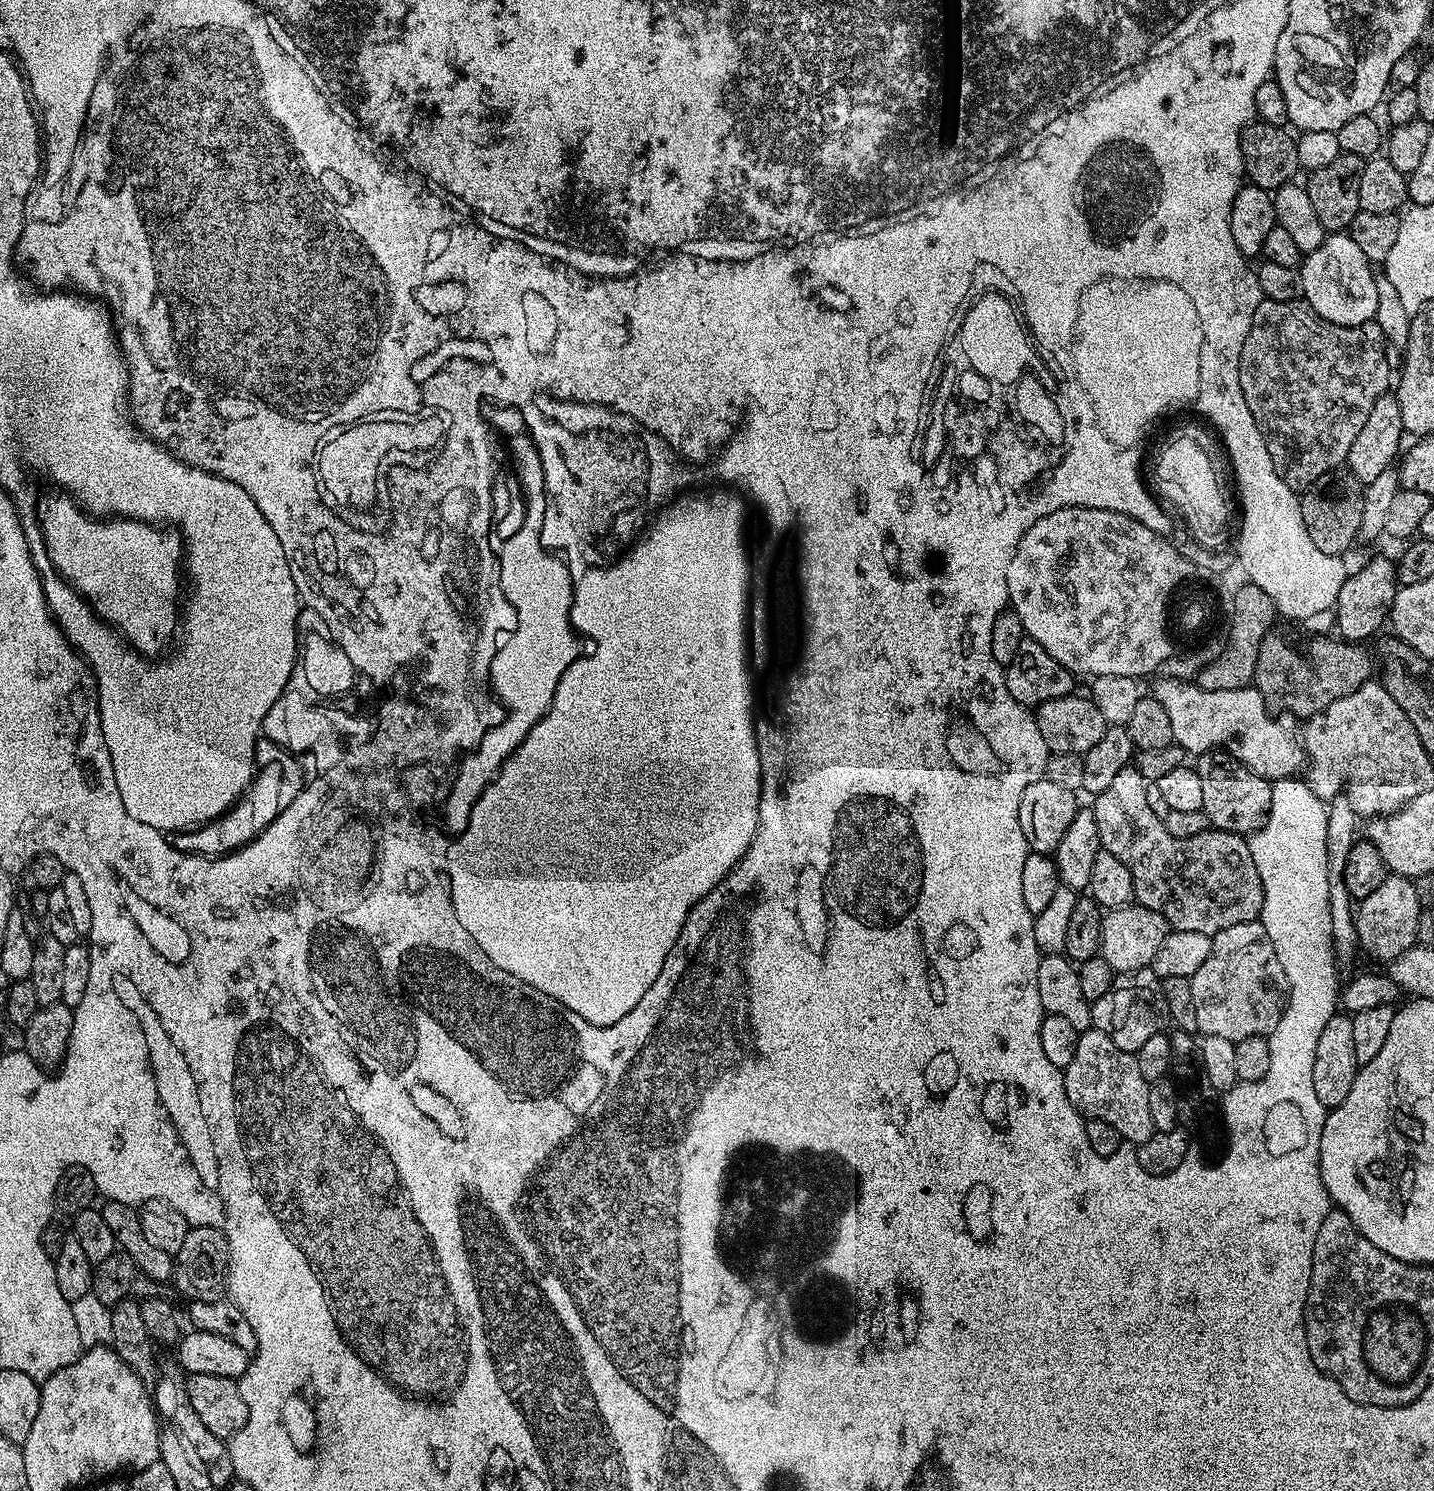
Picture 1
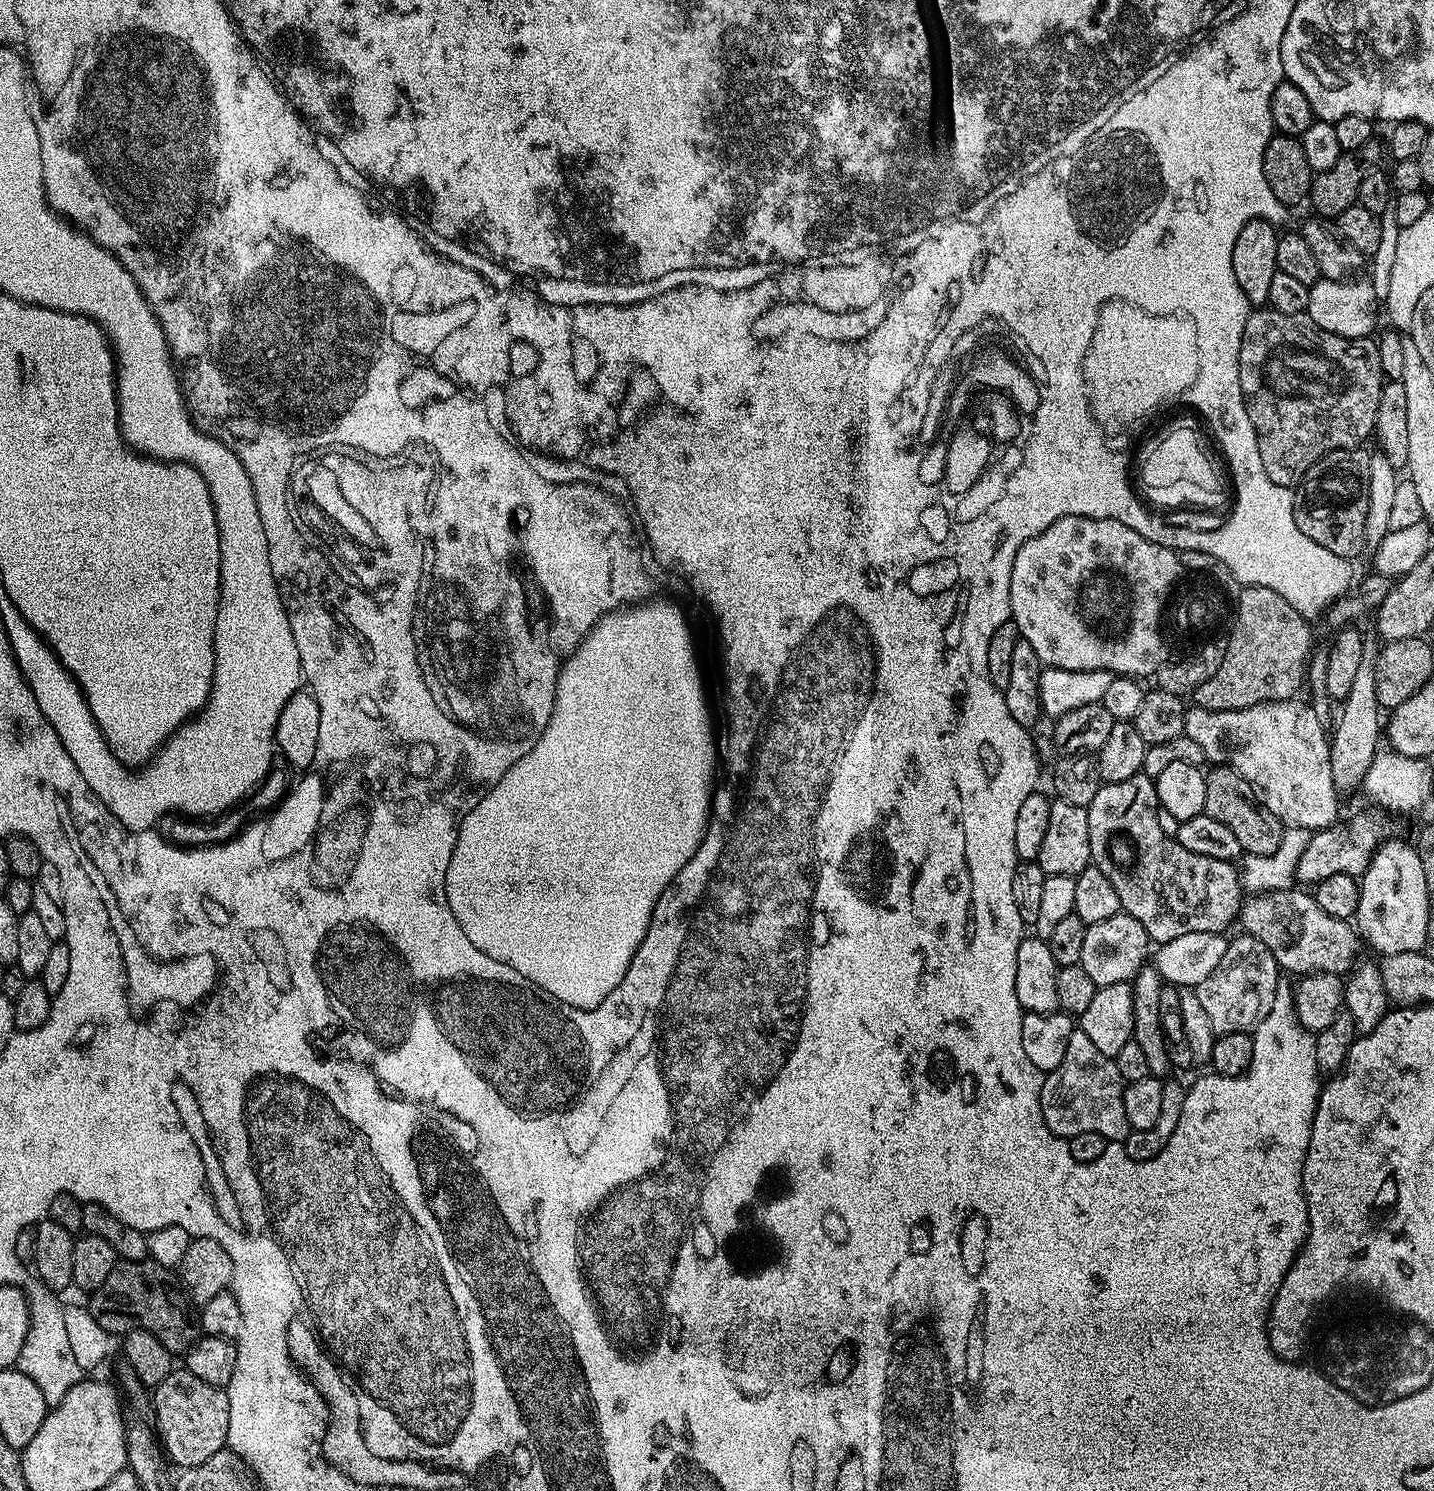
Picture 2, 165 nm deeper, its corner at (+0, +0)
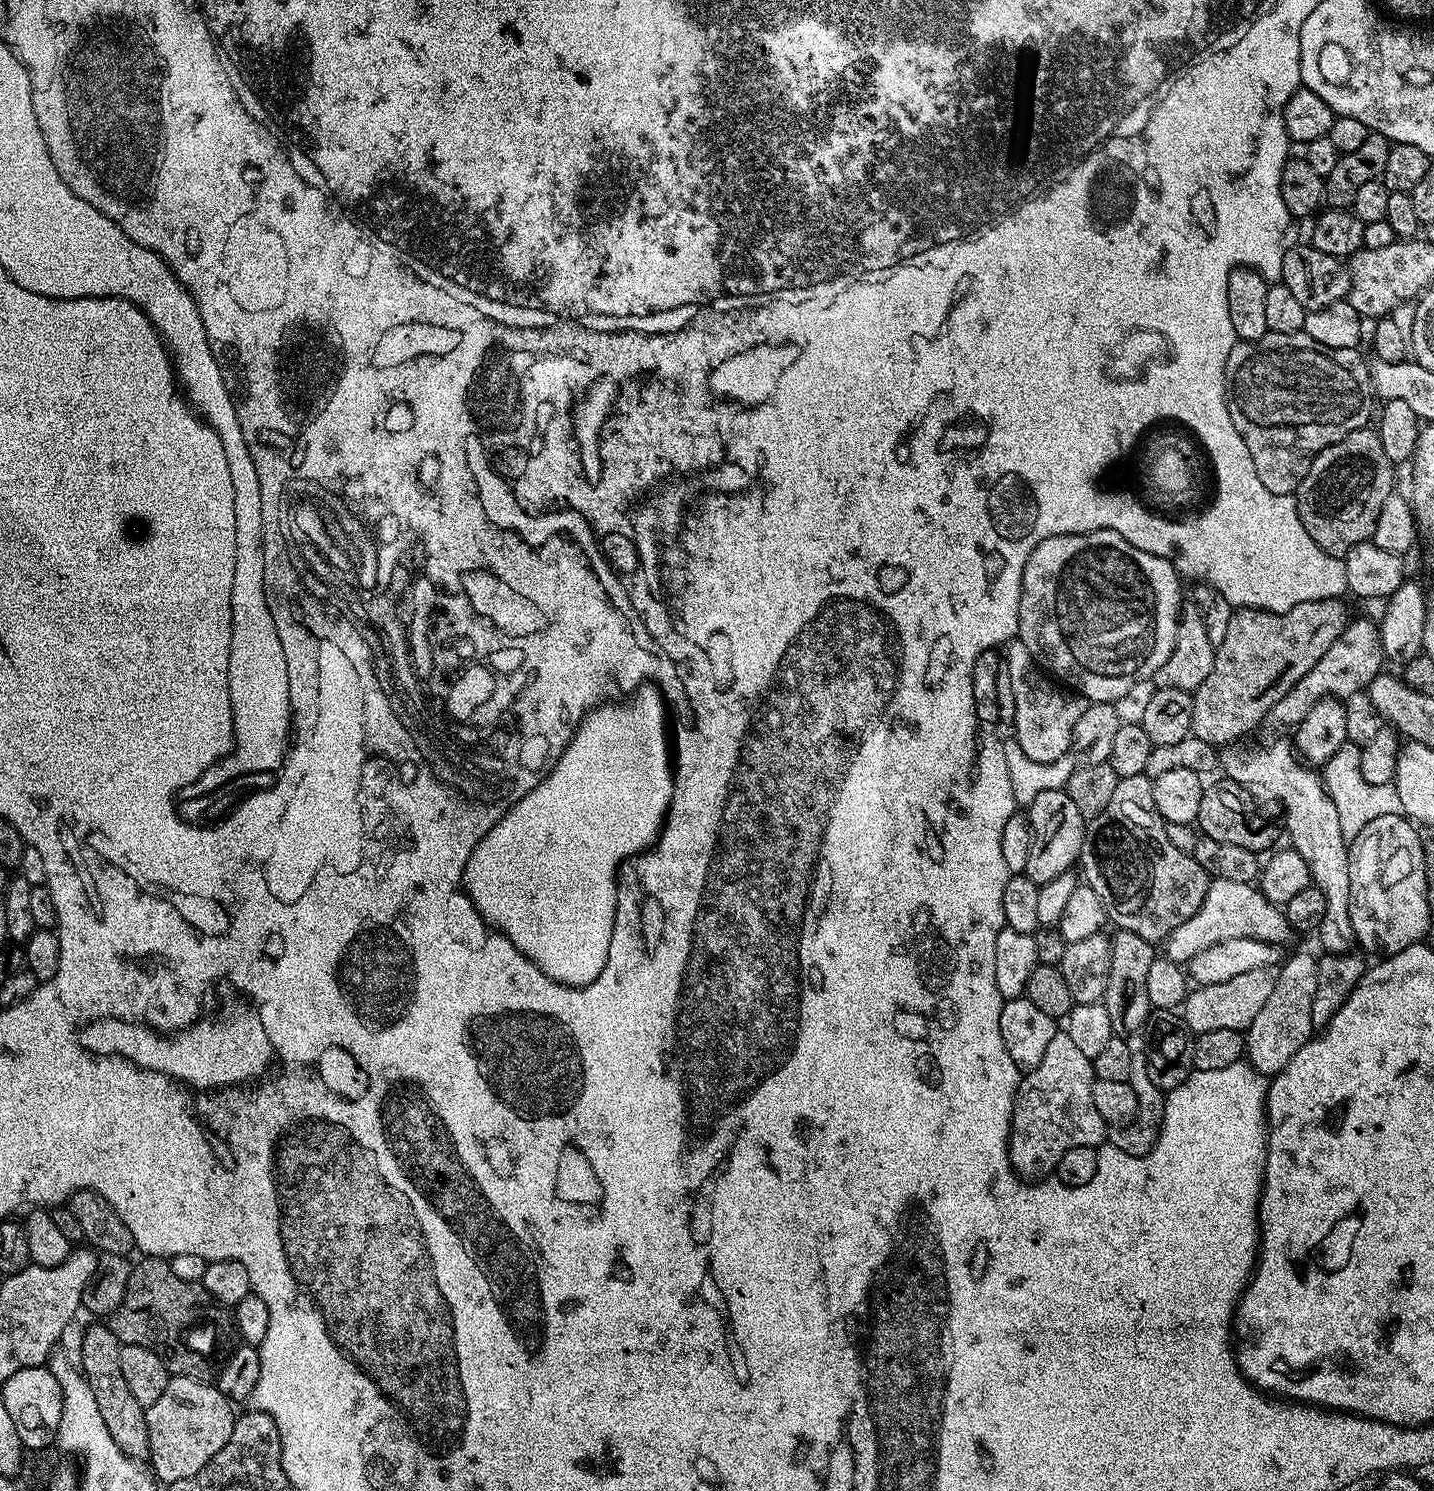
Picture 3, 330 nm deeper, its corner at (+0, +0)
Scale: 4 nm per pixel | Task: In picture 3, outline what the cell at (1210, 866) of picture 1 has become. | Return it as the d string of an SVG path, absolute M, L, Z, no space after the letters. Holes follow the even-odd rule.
M1135 776L1134 778L1120 778L1118 786L1114 790L1114 795L1110 798L1110 803L1106 805L1106 810L1102 810L1102 814L1098 814L1093 820L1087 821L1084 830L1084 841L1082 842L1082 850L1078 861L1079 867L1084 867L1083 879L1098 894L1098 898L1102 898L1102 906L1105 913L1116 923L1117 929L1125 932L1133 932L1142 938L1153 942L1167 941L1168 935L1178 926L1182 926L1182 922L1186 922L1186 918L1190 918L1198 910L1198 906L1202 906L1202 902L1208 893L1208 885L1210 877L1206 870L1202 870L1202 866L1198 866L1198 862L1192 857L1192 853L1178 850L1170 843L1170 838L1166 838L1166 822L1158 814L1158 806L1154 806L1154 790L1152 789L1152 780L1149 777Z

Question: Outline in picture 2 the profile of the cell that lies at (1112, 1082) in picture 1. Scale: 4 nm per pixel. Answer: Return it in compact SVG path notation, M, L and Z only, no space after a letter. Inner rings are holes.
M1074 1030L1062 1062L1044 1076L1040 1091L1040 1113L1044 1124L1058 1138L1093 1132L1102 1134L1102 1138L1110 1142L1123 1142L1130 1131L1124 1105L1125 1087L1126 1081L1118 1074L1115 1059L1102 1054L1084 1032Z

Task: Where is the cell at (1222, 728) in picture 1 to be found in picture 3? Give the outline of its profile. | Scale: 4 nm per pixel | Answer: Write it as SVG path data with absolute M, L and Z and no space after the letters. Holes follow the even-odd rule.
M1291 739L1276 740L1253 752L1243 752L1238 747L1228 746L1219 753L1219 767L1224 767L1230 779L1261 784L1274 799L1280 800L1285 808L1282 824L1286 836L1292 839L1289 840L1291 847L1309 864L1312 884L1326 894L1326 918L1322 918L1318 929L1323 951L1328 954L1353 951L1356 935L1350 922L1350 844L1342 838L1342 822L1338 822L1338 810L1334 810L1334 802L1324 787L1321 773L1301 759Z

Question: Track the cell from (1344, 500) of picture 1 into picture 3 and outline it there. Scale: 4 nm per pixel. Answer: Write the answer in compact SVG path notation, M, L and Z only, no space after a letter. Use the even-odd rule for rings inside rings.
M1375 427L1359 428L1354 430L1354 434L1346 434L1342 442L1326 446L1310 469L1302 498L1296 501L1296 509L1302 518L1302 526L1306 526L1306 534L1310 534L1317 546L1331 556L1343 557L1354 546L1369 543L1378 522L1378 514L1382 514L1382 502L1386 502L1386 498L1394 492L1392 472L1394 465L1390 458L1386 458L1386 450L1382 450L1382 438Z

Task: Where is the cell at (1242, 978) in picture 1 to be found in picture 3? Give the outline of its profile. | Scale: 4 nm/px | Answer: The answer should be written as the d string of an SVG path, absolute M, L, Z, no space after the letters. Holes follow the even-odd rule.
M1258 968L1246 974L1238 974L1238 978L1230 978L1230 982L1201 985L1189 991L1182 1005L1182 1020L1189 1032L1199 1034L1206 1030L1238 1029L1245 1031L1250 1022L1258 1015L1258 1010L1266 1006L1266 998L1270 998L1270 990L1274 990L1275 975L1269 969Z

